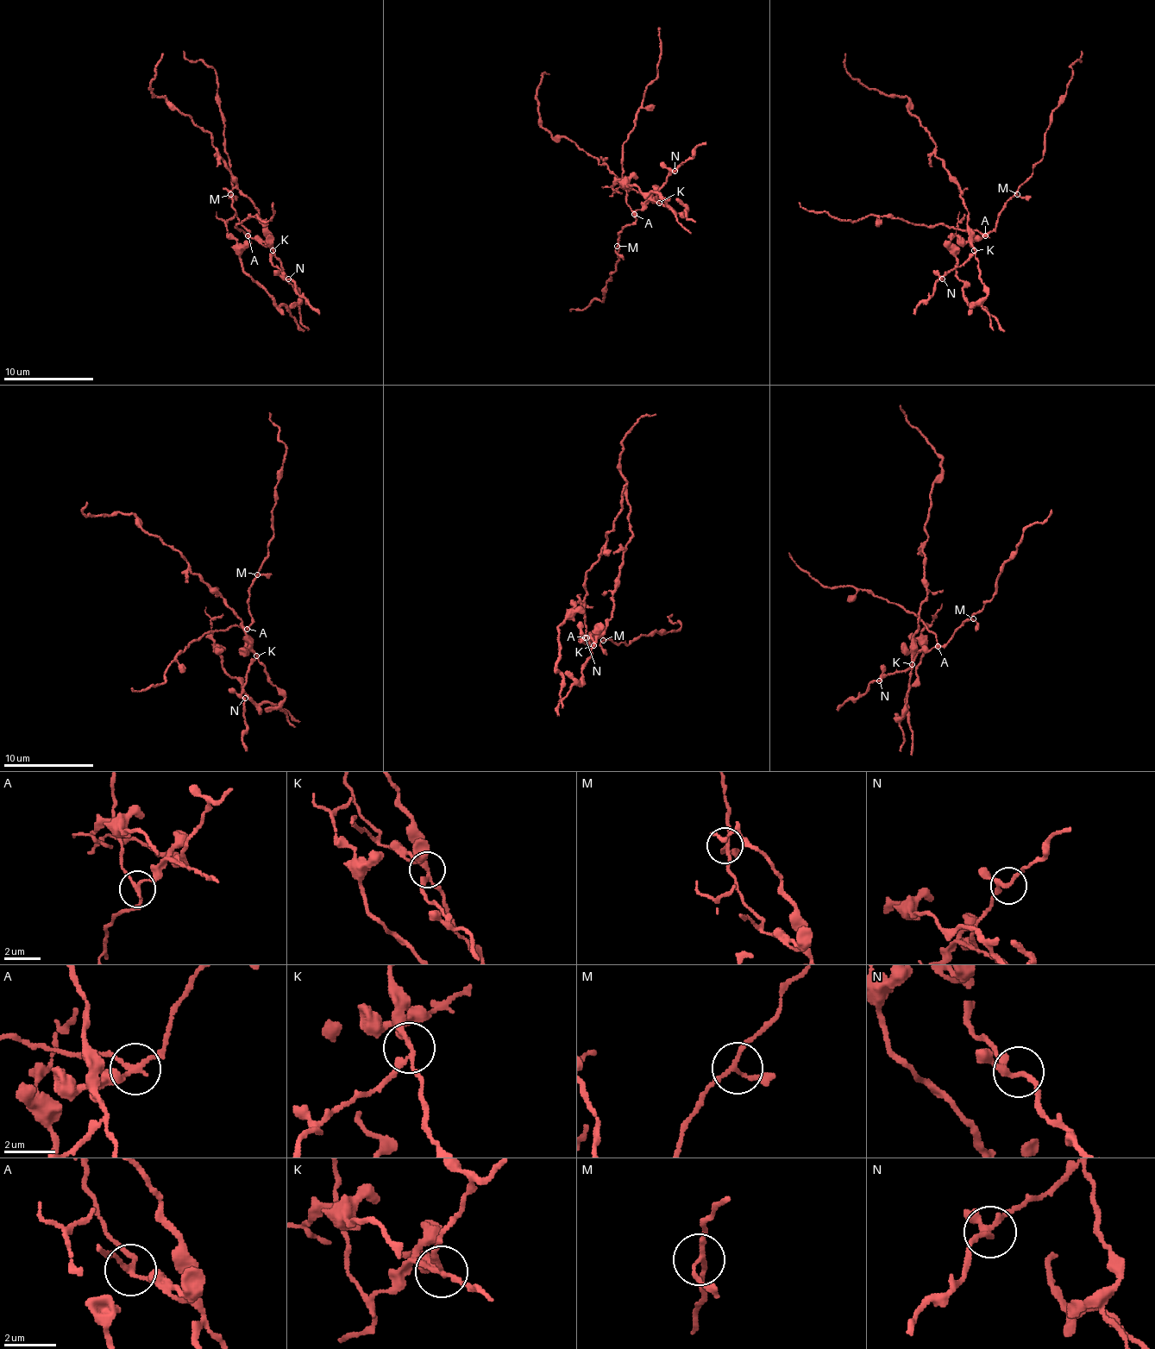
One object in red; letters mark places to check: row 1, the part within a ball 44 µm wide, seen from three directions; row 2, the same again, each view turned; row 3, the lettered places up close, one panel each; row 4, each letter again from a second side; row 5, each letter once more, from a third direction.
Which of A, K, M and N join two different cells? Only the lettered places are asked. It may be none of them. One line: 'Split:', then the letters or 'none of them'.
Split: A, K

